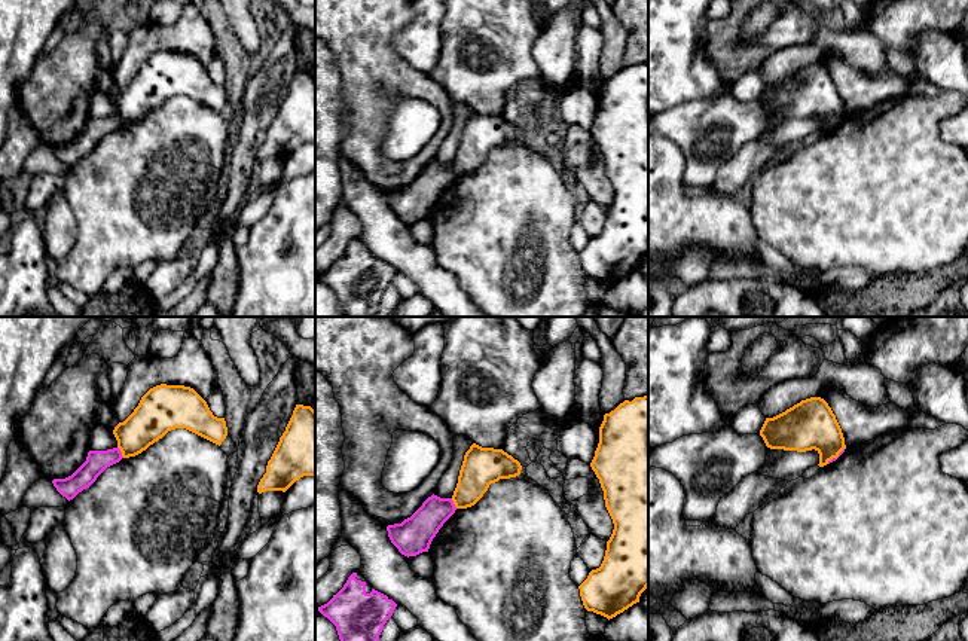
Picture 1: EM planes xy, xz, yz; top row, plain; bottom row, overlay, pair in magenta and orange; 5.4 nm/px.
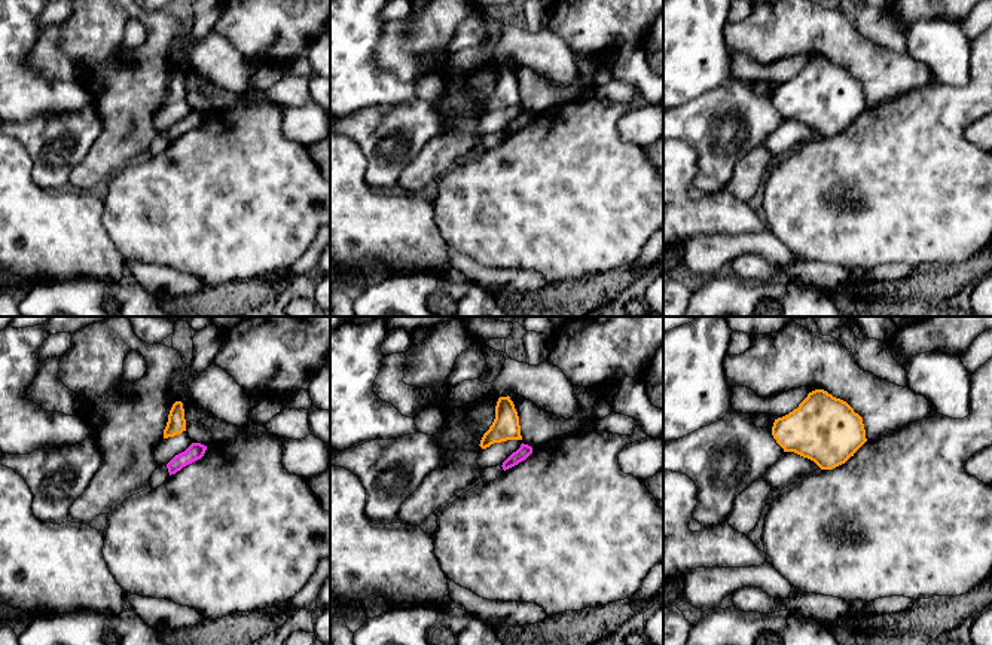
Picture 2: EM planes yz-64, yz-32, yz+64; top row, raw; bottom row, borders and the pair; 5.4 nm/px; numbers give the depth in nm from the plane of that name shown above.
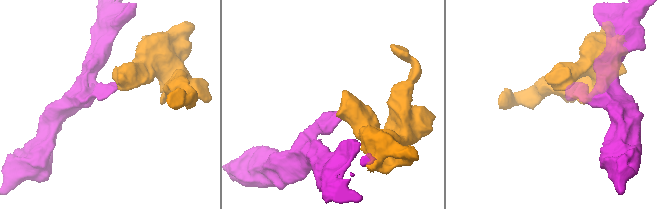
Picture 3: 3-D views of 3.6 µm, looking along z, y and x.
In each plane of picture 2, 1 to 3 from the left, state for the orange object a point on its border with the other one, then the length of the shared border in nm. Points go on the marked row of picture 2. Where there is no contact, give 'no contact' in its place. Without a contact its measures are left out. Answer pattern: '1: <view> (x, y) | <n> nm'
1: no contact
2: no contact
3: no contact

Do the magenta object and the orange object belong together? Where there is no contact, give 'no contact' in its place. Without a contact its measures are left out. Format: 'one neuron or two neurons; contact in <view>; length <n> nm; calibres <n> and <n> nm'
two neurons; contact in xy; length 70 nm; calibres 120 and 220 nm

